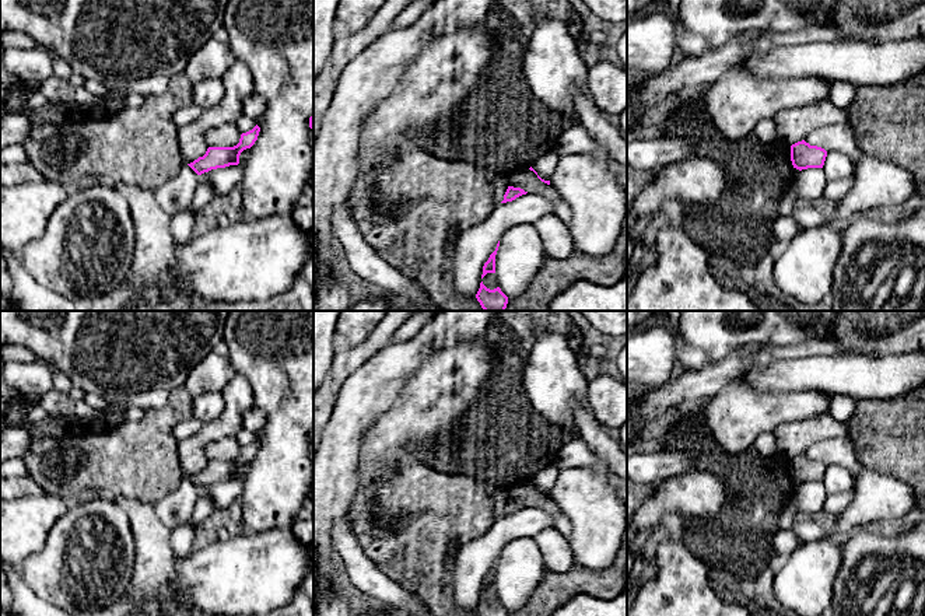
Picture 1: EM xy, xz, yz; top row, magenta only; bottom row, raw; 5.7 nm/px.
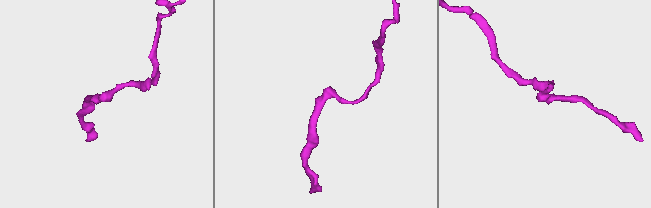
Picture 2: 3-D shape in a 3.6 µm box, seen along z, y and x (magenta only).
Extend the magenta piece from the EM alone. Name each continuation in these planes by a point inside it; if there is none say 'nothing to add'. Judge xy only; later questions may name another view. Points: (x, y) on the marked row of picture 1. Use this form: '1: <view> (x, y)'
nothing to add

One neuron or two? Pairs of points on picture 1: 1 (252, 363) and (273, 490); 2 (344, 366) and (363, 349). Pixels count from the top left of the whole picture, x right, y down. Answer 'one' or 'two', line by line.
1: one
2: one

